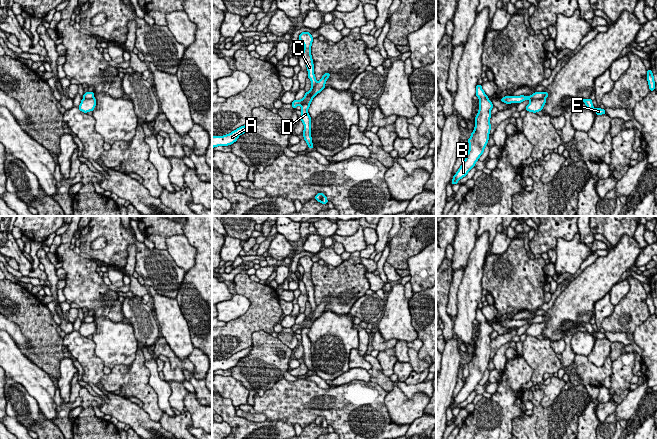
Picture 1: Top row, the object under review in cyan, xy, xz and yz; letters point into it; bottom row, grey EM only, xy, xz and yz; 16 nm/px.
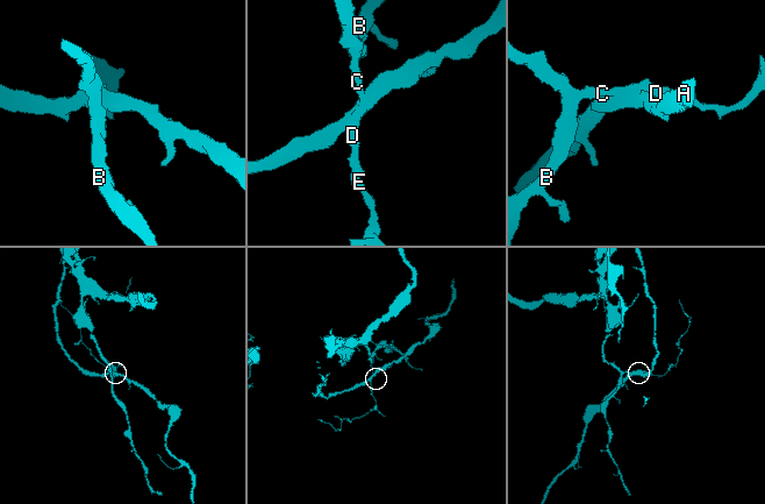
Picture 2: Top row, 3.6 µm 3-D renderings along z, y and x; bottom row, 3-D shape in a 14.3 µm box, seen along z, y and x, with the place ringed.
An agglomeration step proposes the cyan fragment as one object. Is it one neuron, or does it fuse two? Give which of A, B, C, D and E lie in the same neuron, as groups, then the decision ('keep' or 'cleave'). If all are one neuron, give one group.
A / B C D E; cleave

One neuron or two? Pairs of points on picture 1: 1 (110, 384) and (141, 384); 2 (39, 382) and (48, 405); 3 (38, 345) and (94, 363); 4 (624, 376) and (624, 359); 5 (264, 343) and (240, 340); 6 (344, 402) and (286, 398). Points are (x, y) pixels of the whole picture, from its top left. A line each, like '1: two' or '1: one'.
1: one
2: one
3: two
4: one
5: two
6: one

